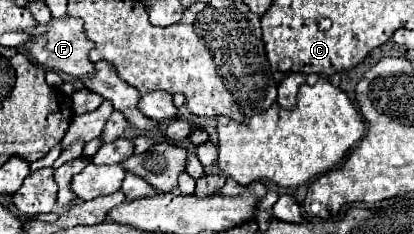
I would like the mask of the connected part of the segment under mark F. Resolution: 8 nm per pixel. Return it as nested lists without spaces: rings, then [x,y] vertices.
[[[72,16],[60,18],[60,20],[52,18],[48,34],[34,36],[22,48],[30,54],[30,58],[36,64],[40,64],[40,66],[44,66],[48,70],[64,72],[64,74],[70,74],[74,78],[86,78],[90,74],[94,74],[94,64],[88,58],[90,50],[94,48],[94,42],[90,42],[90,40],[84,38],[84,28],[82,28],[82,20],[80,18],[72,18]]]

